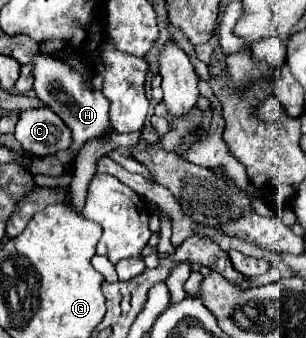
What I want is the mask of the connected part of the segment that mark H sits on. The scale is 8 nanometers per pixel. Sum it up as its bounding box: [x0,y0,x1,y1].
[31,53,113,147]

